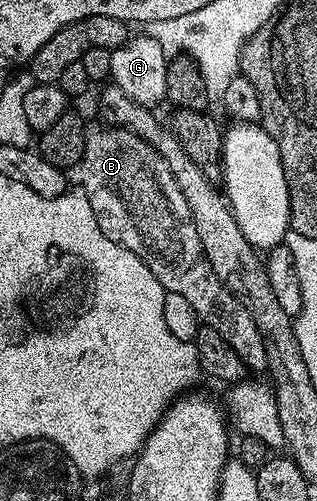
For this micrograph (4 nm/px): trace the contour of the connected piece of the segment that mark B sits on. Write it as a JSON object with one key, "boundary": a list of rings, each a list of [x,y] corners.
{"boundary":[[[107,126],[111,127],[86,128],[81,162],[81,187],[89,197],[101,233],[109,241],[117,241],[117,245],[129,249],[129,253],[137,253],[149,265],[153,277],[161,281],[164,291],[181,293],[199,314],[200,324],[217,329],[233,353],[241,357],[248,372],[266,372],[261,333],[257,333],[253,317],[245,313],[237,297],[225,289],[209,265],[201,249],[201,237],[197,237],[197,225],[193,225],[189,201],[185,201],[185,193],[181,193],[169,165],[140,135],[134,135],[126,127]]]}

